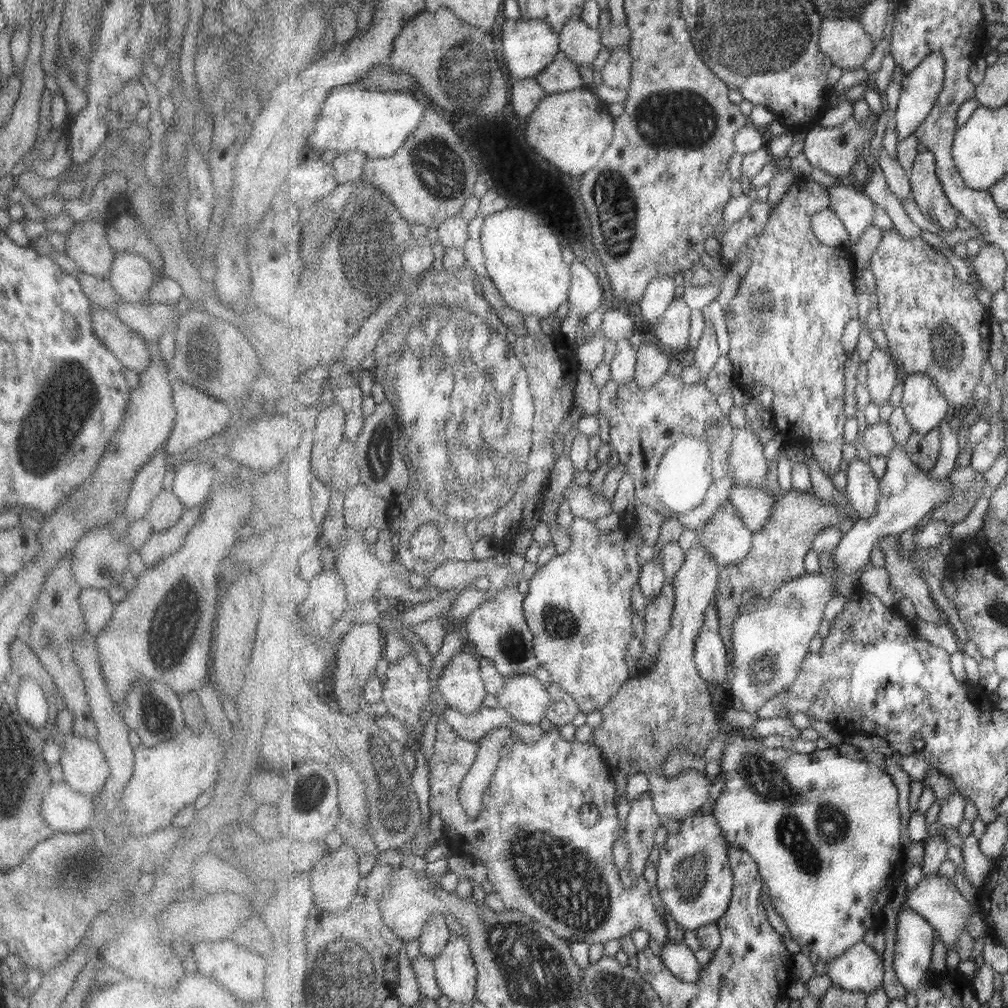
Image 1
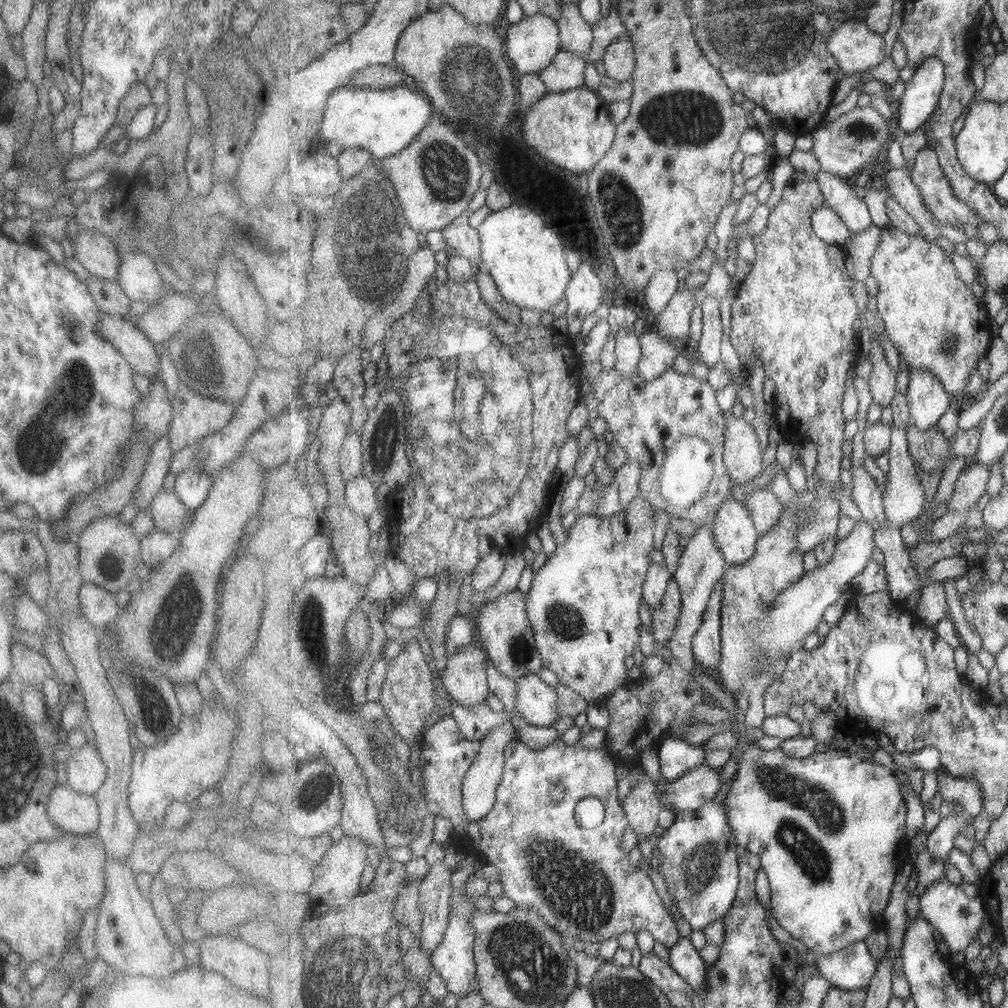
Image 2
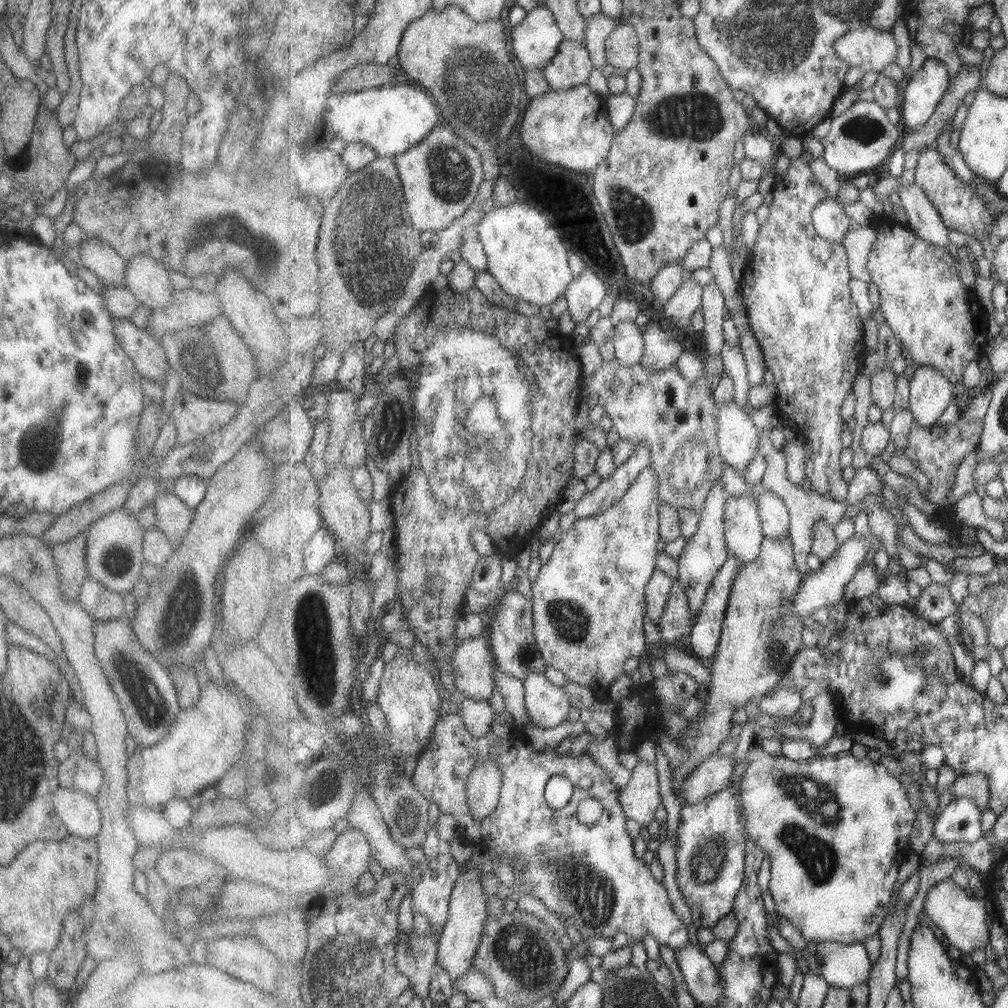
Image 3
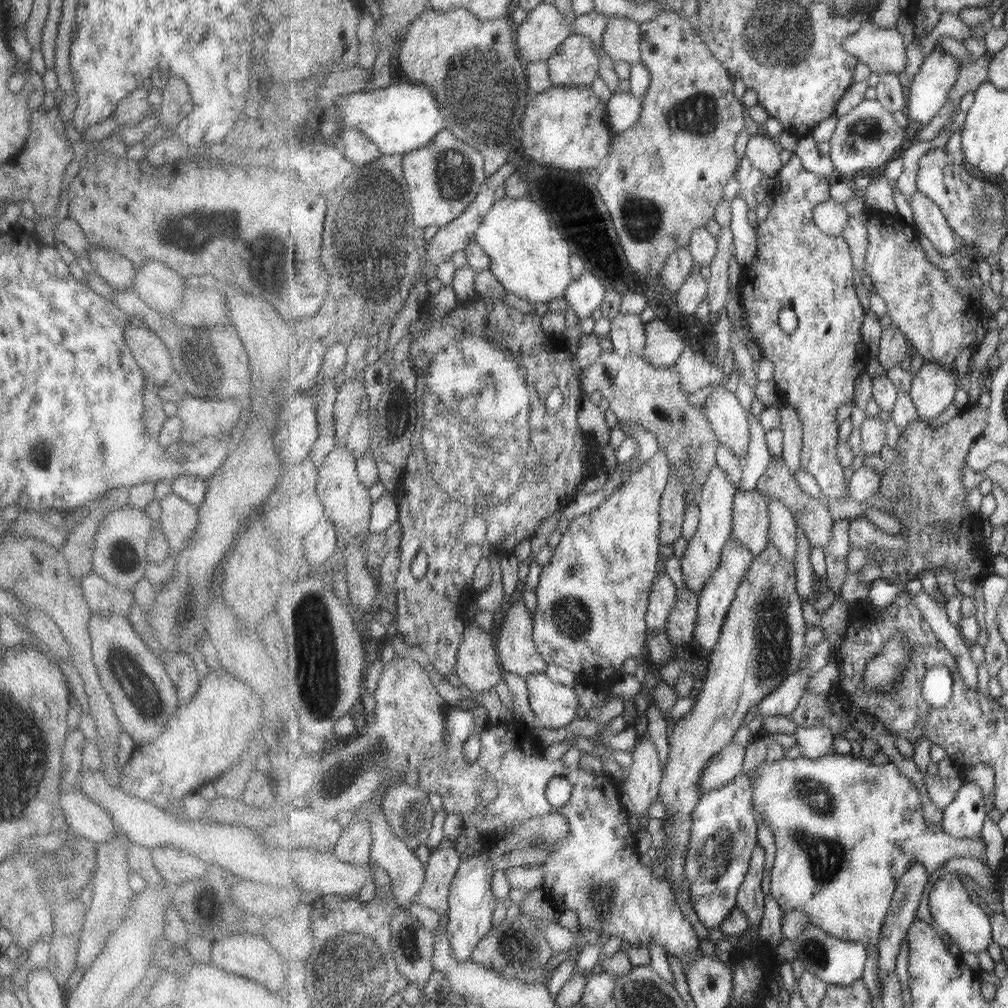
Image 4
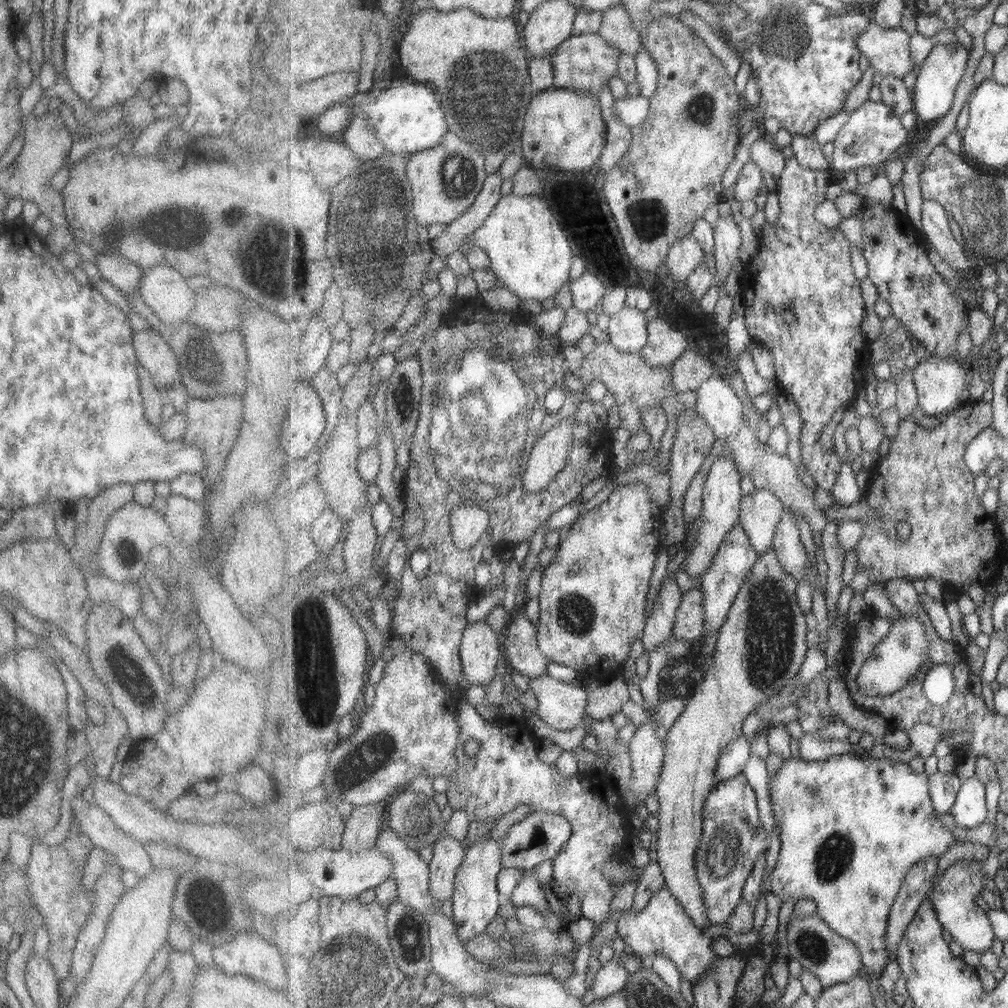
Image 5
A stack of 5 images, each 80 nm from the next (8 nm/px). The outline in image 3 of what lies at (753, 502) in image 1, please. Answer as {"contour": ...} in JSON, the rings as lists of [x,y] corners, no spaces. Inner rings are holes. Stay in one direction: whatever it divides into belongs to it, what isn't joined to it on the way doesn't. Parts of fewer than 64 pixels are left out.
{"contour":[[[757,489],[758,507],[762,517],[763,534],[767,539],[790,537],[790,514],[785,501],[772,491]]]}

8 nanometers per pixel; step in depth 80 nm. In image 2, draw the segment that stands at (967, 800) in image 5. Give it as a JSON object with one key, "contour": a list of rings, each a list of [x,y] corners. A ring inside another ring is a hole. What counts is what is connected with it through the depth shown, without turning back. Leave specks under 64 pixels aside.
{"contour":[[[963,806],[951,816],[941,818],[935,829],[928,834],[926,848],[931,852],[933,860],[949,860],[949,852],[955,848],[957,832],[963,832],[969,839],[975,838],[975,828],[967,824],[967,813]]]}

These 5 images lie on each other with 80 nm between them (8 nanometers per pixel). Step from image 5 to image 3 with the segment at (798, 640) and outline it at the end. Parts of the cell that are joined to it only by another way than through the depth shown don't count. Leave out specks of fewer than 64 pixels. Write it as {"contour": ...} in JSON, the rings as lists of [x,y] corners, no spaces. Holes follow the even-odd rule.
{"contour":[[[787,537],[785,540],[765,538],[759,558],[749,563],[745,562],[740,569],[737,569],[737,576],[733,581],[728,609],[722,626],[719,649],[713,662],[708,663],[711,670],[711,681],[706,686],[706,698],[703,701],[704,714],[697,718],[696,722],[689,721],[690,729],[683,734],[683,739],[679,739],[684,749],[690,752],[690,759],[671,774],[672,789],[683,807],[689,805],[686,798],[682,796],[683,784],[687,782],[687,778],[691,776],[691,772],[697,768],[696,766],[699,766],[699,763],[705,761],[706,758],[712,757],[723,744],[723,740],[729,738],[731,728],[733,728],[731,718],[737,708],[744,708],[749,699],[758,702],[767,696],[771,689],[777,688],[779,682],[785,678],[785,674],[789,674],[791,662],[803,650],[801,632],[803,632],[805,624],[792,611],[794,598],[803,581],[804,576],[795,560],[791,537]]]}

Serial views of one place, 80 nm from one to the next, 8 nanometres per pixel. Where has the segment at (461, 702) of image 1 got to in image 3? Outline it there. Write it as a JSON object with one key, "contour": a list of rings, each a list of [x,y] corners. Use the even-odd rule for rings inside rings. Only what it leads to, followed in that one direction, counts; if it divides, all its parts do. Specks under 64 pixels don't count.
{"contour":[[[473,634],[471,639],[458,644],[451,664],[457,685],[453,689],[463,692],[466,699],[489,702],[497,689],[495,670],[498,669],[489,634]]]}

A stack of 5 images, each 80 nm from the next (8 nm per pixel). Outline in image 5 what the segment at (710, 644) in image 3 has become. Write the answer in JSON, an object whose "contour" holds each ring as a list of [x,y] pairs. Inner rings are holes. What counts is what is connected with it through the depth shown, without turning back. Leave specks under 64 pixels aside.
{"contour":[[[738,523],[723,541],[718,555],[714,558],[713,566],[702,575],[701,589],[706,597],[706,634],[711,631],[719,632],[723,624],[725,624],[734,600],[740,593],[741,588],[743,588],[742,584],[745,584],[760,555],[751,544],[746,530]]]}

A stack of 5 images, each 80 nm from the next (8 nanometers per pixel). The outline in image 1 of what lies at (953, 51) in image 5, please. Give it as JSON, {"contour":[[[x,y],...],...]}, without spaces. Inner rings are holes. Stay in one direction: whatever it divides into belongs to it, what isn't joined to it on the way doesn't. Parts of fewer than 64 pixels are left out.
{"contour":[[[931,53],[929,57],[910,73],[906,73],[901,82],[900,97],[897,103],[895,120],[897,140],[907,140],[916,134],[916,130],[922,122],[931,114],[935,103],[938,101],[939,94],[944,87],[946,77],[946,58],[943,53]]]}

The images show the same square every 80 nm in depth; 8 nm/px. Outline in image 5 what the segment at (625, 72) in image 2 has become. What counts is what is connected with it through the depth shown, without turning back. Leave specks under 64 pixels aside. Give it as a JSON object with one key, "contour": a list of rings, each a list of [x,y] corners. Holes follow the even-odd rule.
{"contour":[[[616,4],[604,13],[600,35],[617,46],[623,54],[632,55],[633,58],[642,49],[642,34],[636,29],[634,20],[623,4]]]}

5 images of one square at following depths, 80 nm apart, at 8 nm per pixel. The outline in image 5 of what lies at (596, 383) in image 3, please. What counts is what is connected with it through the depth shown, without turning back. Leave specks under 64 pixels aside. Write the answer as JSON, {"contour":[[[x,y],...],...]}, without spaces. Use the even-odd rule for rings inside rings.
{"contour":[[[611,342],[597,343],[594,350],[585,353],[581,370],[586,385],[596,381],[604,383],[607,390],[614,395],[614,404],[621,407],[628,400],[632,400],[640,410],[659,407],[667,397],[678,397],[679,400],[683,397],[674,388],[673,375],[669,369],[651,366],[640,353],[621,352]]]}

